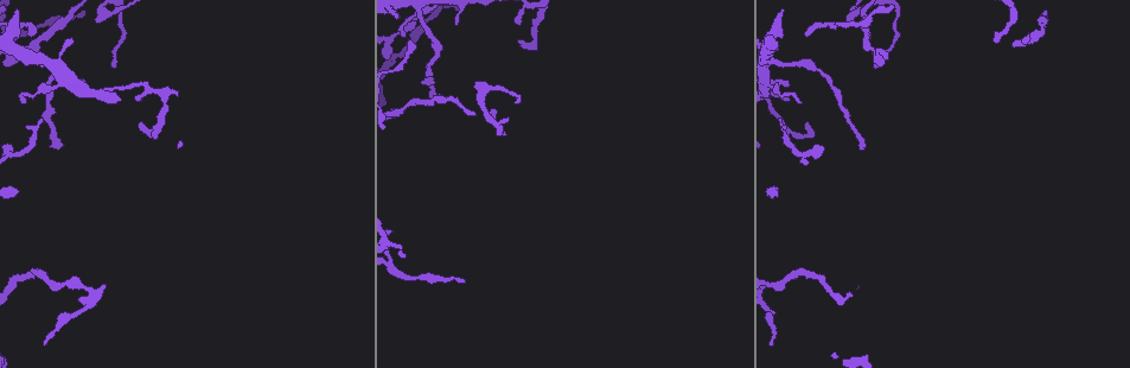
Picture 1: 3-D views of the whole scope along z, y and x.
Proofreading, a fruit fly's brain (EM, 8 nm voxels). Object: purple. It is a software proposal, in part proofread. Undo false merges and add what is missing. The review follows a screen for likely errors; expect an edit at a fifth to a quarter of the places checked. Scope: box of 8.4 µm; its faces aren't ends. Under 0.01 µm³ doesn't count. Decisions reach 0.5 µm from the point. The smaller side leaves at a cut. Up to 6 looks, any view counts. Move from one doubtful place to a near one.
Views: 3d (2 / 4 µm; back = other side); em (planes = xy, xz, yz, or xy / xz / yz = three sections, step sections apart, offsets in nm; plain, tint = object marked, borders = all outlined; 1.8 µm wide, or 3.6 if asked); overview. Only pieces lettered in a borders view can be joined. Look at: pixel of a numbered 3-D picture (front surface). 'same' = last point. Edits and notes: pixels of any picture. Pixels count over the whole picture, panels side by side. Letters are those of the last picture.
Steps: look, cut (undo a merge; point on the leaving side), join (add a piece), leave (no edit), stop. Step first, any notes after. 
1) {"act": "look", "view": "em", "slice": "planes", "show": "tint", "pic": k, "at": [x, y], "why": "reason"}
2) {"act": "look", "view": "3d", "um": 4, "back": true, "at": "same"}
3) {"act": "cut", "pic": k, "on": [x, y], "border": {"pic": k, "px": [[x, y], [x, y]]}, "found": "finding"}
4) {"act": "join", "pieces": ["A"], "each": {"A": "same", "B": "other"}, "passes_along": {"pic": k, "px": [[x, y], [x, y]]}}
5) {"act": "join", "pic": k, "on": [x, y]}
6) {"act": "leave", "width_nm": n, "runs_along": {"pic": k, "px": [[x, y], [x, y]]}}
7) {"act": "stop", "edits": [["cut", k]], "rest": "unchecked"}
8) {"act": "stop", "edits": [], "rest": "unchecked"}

{"act": "look", "view": "3d", "um": 2, "back": true, "pic": 1, "at": [465, 282], "why": "tapers out"}

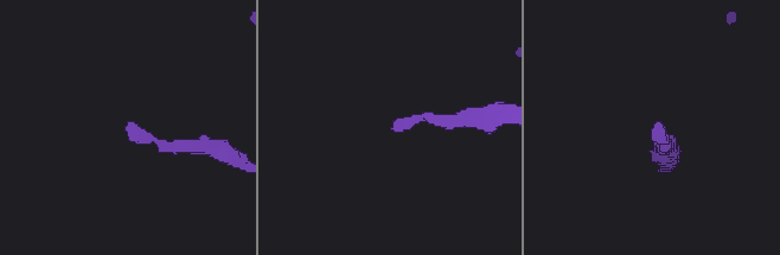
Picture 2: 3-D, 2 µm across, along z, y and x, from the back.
{"act": "look", "view": "em", "slice": "planes", "show": "borders", "pic": 2, "at": [132, 122], "why": "need the tissue"}

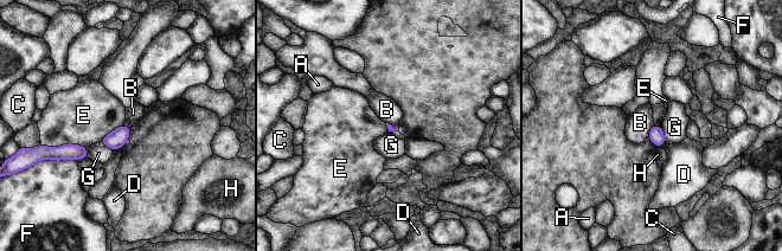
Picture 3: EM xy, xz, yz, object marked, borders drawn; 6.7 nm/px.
{"act": "leave", "each": {"A": "other", "B": "other", "C": "other", "D": "other", "E": "other", "F": "other", "G": "other", "H": "other"}, "border": {"pic": 3, "px": [[43, 143], [85, 147]]}, "found": "none of them fits"}

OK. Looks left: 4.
{"act": "look", "view": "3d", "um": 2, "back": true, "pic": 1, "at": [429, 96], "why": "an open end"}

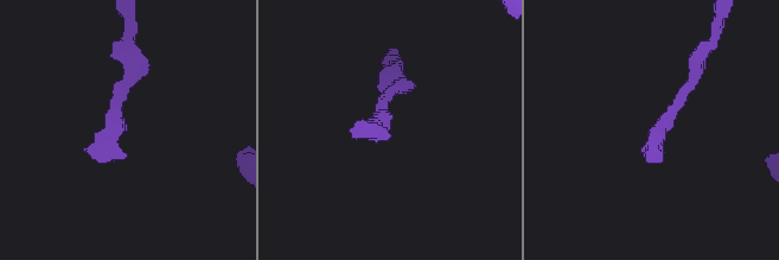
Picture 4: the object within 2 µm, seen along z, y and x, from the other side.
{"act": "look", "view": "em", "slice": "xz", "step": 16, "show": "tint", "pic": 4, "at": [124, 157]}

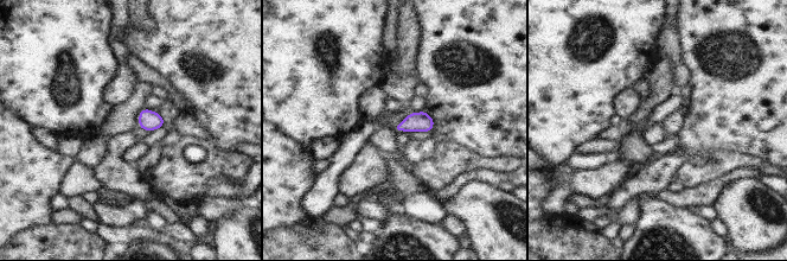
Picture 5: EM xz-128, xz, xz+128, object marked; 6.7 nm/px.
{"act": "look", "view": "em", "slice": "planes", "show": "borders", "at": "same", "why": "another direction"}

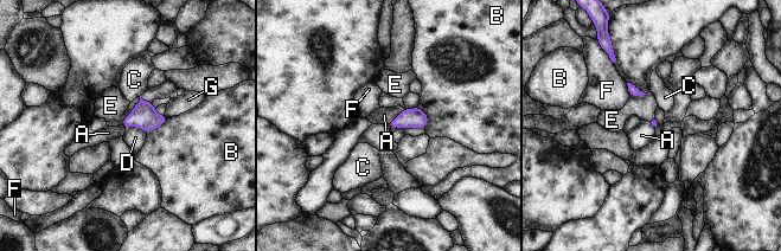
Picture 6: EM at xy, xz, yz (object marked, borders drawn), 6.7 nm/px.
{"act": "leave", "each": {"A": "other", "B": "other", "C": "other", "D": "other", "E": "other", "F": "other", "G": "other"}, "border": {"pic": 6, "px": [[404, 109], [386, 123]]}, "found": "no lettered piece goes on from it"}

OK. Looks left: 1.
{"act": "stop", "edits": [], "rest": "unchecked"}

